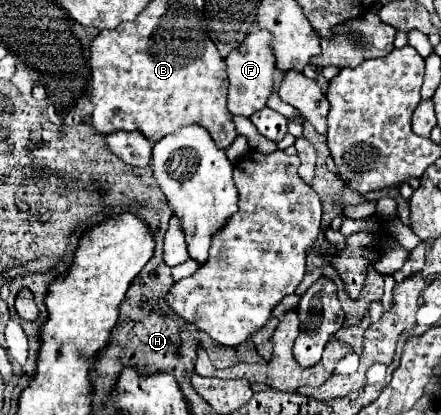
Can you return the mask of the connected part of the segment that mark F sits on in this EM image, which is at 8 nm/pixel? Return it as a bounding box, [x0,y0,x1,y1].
[227,26,273,118]

